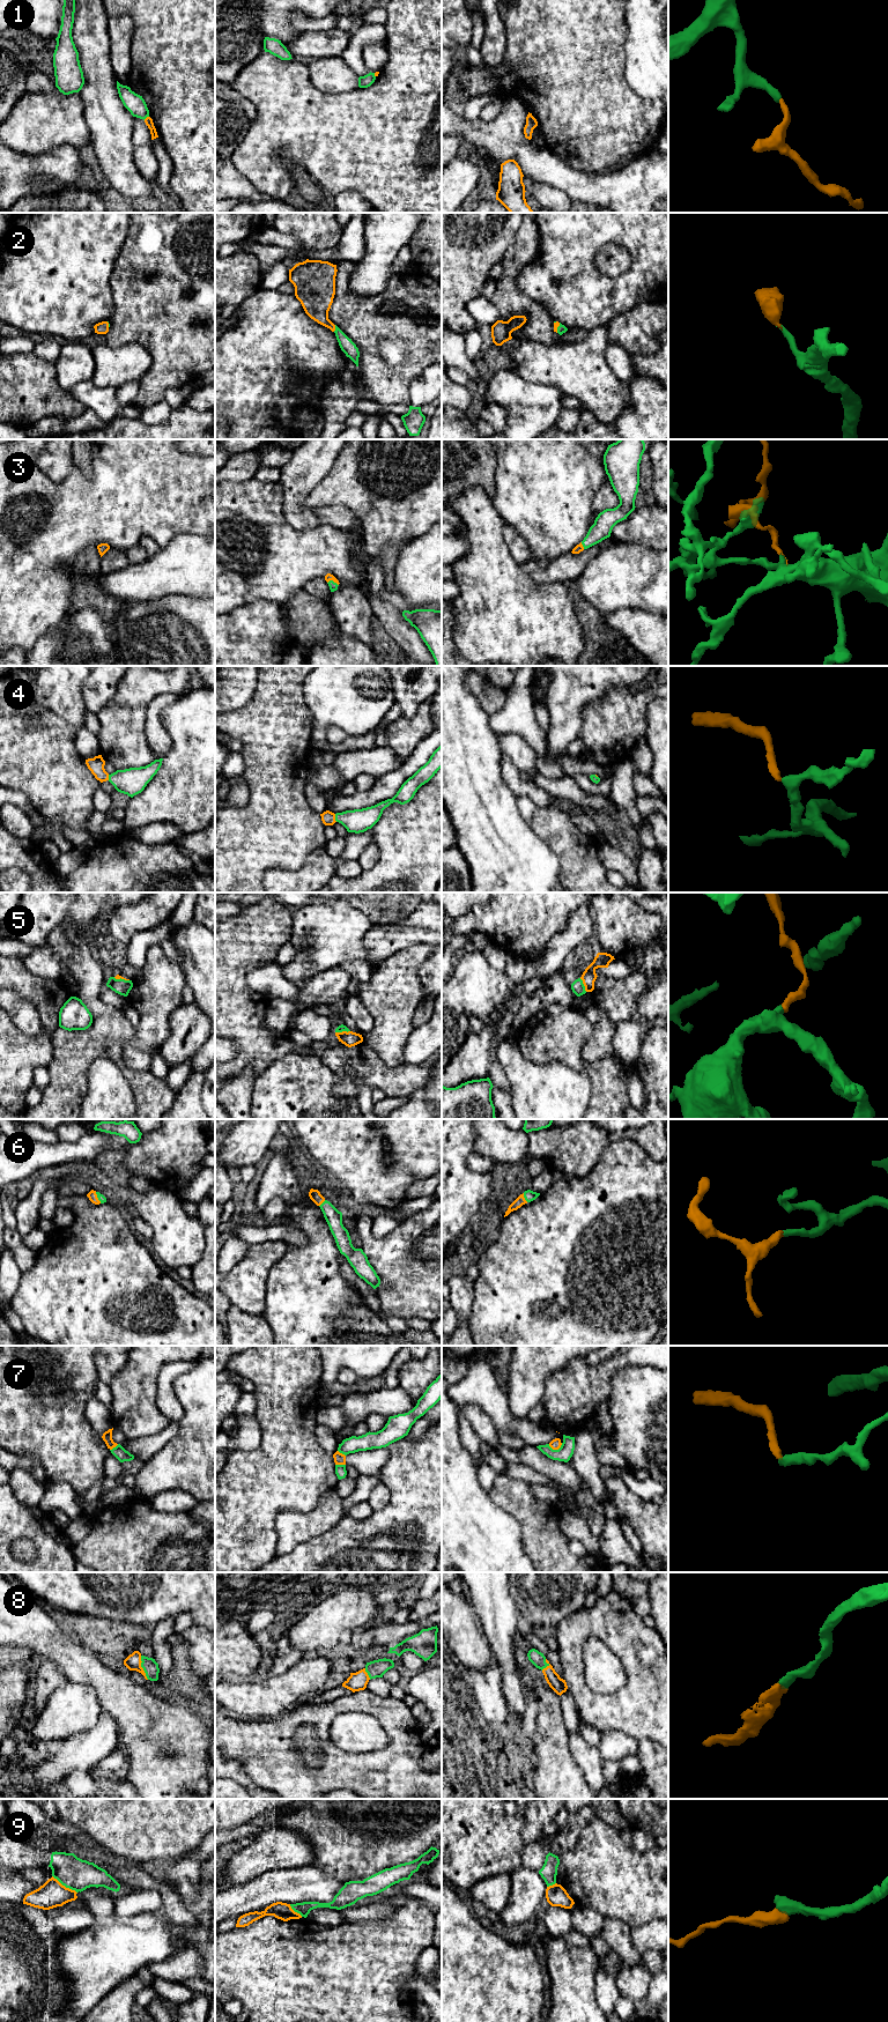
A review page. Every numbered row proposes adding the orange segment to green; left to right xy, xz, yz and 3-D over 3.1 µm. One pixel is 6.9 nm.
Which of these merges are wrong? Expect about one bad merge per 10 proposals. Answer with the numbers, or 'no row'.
7, 9

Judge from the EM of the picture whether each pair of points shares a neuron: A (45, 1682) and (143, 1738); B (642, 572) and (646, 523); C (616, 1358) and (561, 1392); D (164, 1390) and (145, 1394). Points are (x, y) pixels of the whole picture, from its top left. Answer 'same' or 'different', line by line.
A: different
B: different
C: same
D: different

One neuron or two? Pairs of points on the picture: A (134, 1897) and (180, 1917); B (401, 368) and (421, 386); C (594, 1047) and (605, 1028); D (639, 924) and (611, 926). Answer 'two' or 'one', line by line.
A: two
B: two
C: one
D: one

